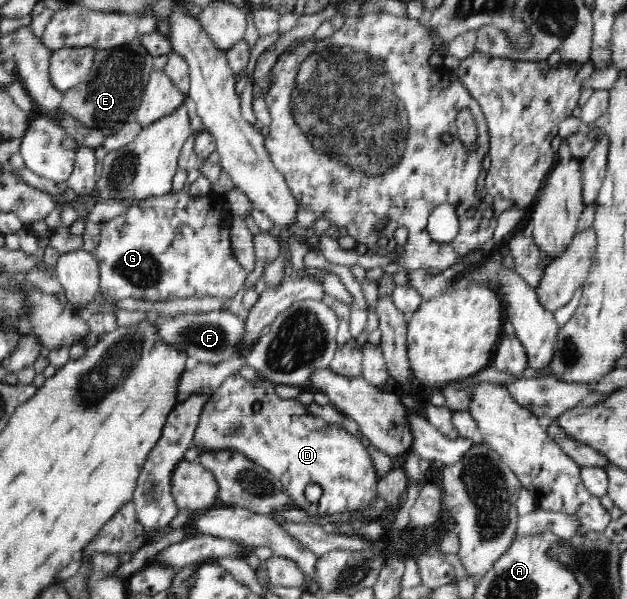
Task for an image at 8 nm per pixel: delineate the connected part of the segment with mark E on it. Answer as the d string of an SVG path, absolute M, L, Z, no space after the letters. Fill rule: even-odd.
M139 39L97 50L88 79L63 93L61 110L86 127L116 132L123 124L136 120L142 95L151 74L153 55L140 44Z

